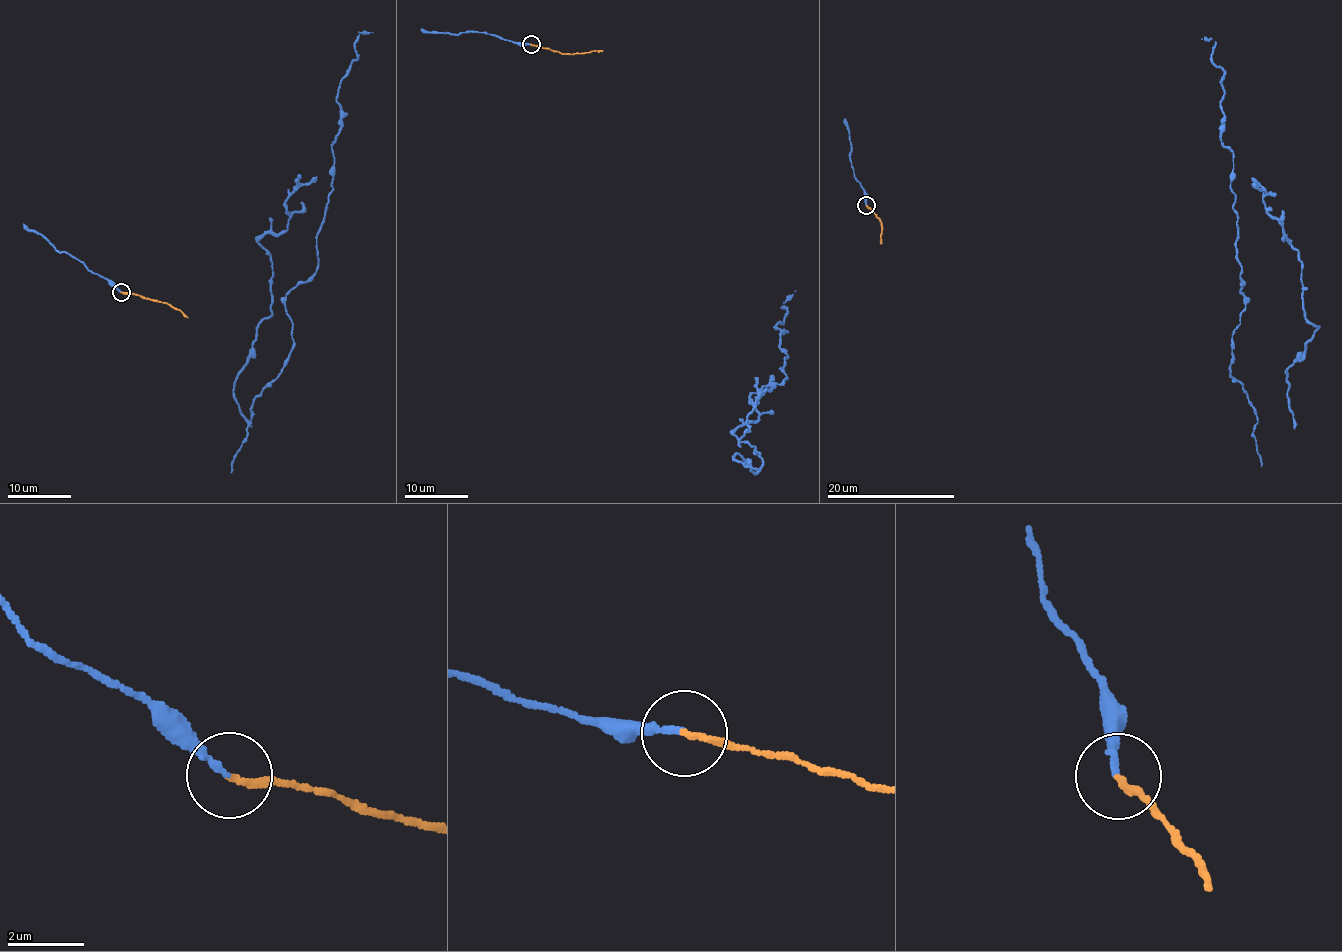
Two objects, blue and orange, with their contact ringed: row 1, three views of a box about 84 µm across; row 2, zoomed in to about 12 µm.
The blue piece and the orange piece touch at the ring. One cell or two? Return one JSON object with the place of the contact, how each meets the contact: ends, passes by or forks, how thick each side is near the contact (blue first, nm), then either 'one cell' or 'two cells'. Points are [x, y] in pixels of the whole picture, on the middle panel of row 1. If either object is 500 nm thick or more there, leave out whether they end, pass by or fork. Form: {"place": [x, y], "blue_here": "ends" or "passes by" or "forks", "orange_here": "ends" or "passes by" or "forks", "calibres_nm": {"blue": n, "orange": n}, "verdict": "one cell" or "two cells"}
{"place": [531, 44], "blue_here": "ends", "orange_here": "ends", "calibres_nm": {"blue": 170, "orange": 150}, "verdict": "one cell"}

